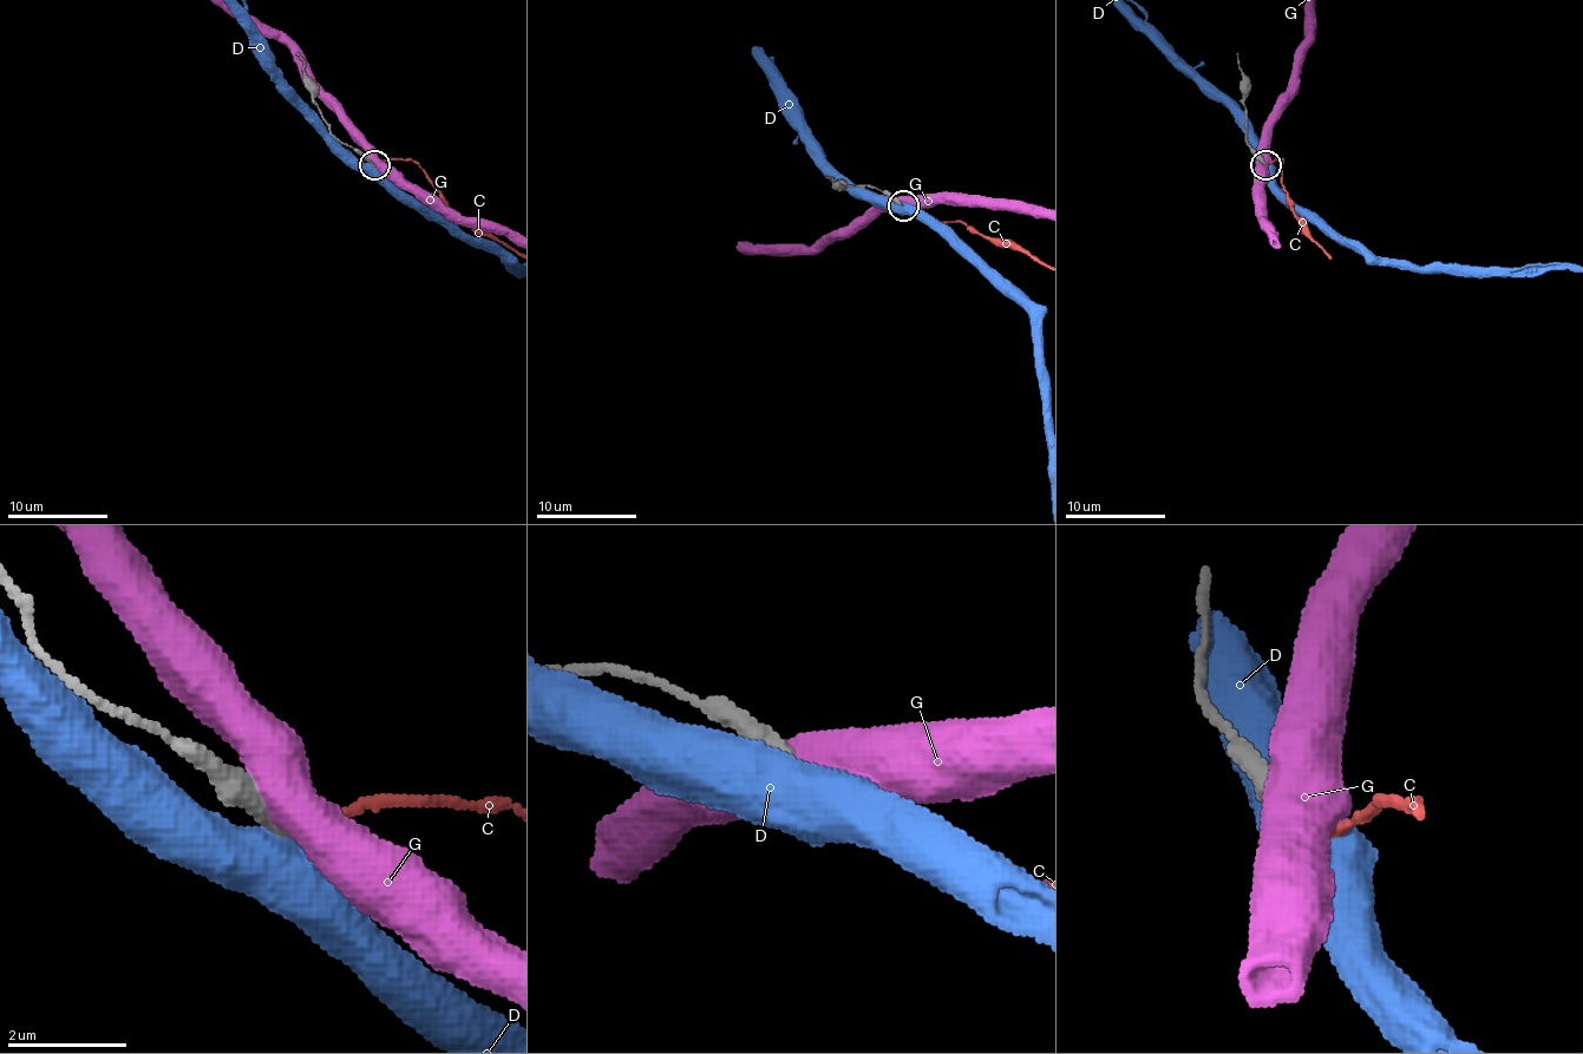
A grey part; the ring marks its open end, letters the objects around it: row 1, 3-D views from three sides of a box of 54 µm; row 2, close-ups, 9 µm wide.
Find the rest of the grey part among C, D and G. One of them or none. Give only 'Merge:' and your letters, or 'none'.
Merge: C

